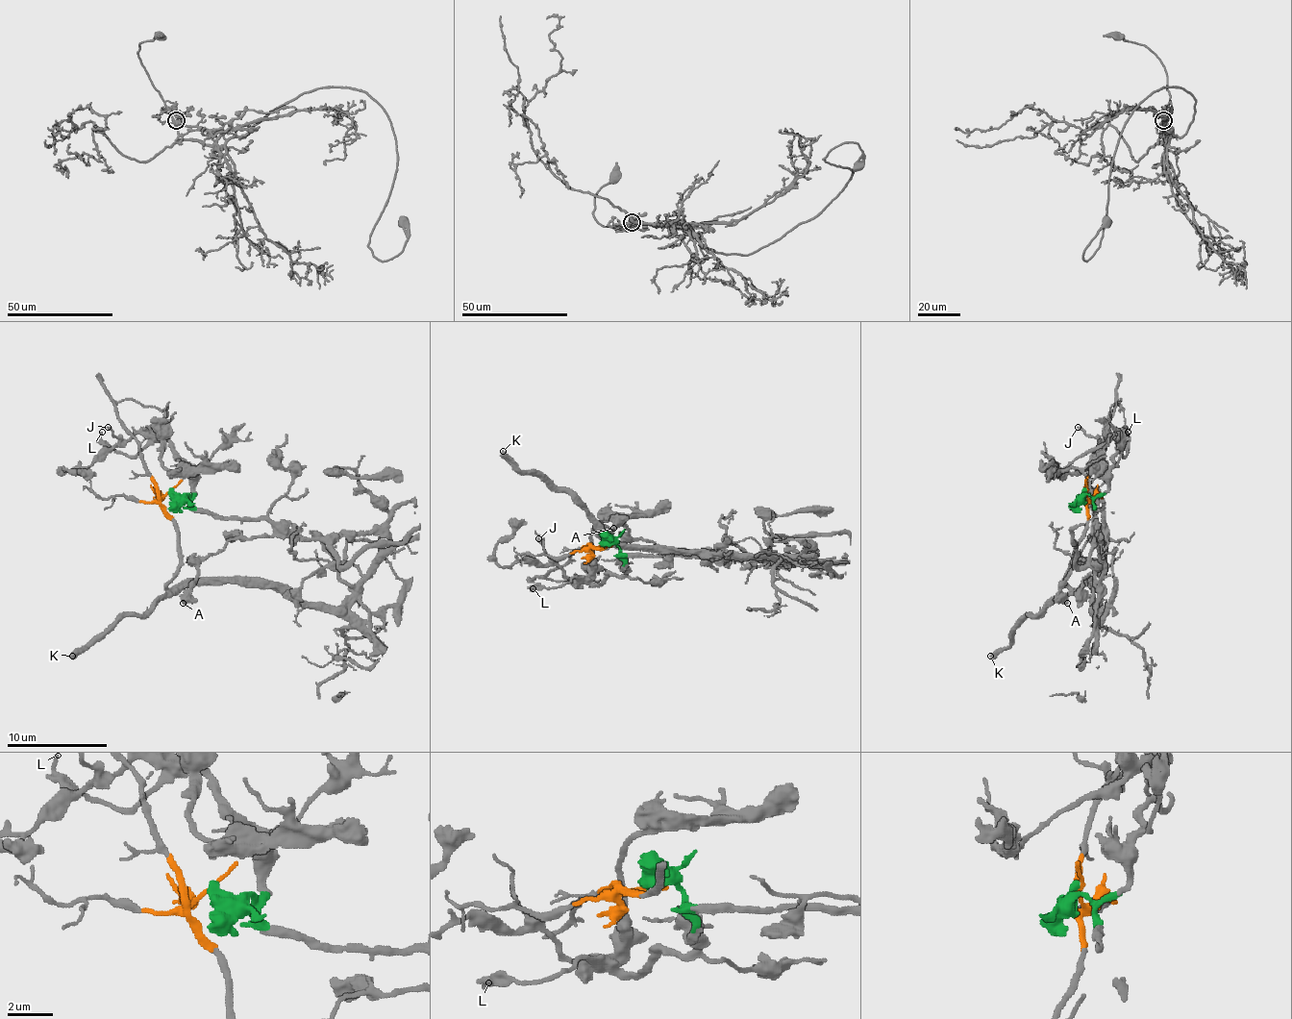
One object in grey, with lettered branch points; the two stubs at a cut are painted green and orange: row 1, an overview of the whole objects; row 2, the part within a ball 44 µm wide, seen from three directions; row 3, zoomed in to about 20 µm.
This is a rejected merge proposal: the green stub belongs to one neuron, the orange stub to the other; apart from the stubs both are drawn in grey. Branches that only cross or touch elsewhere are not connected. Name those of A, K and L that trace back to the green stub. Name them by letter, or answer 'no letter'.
A, L

